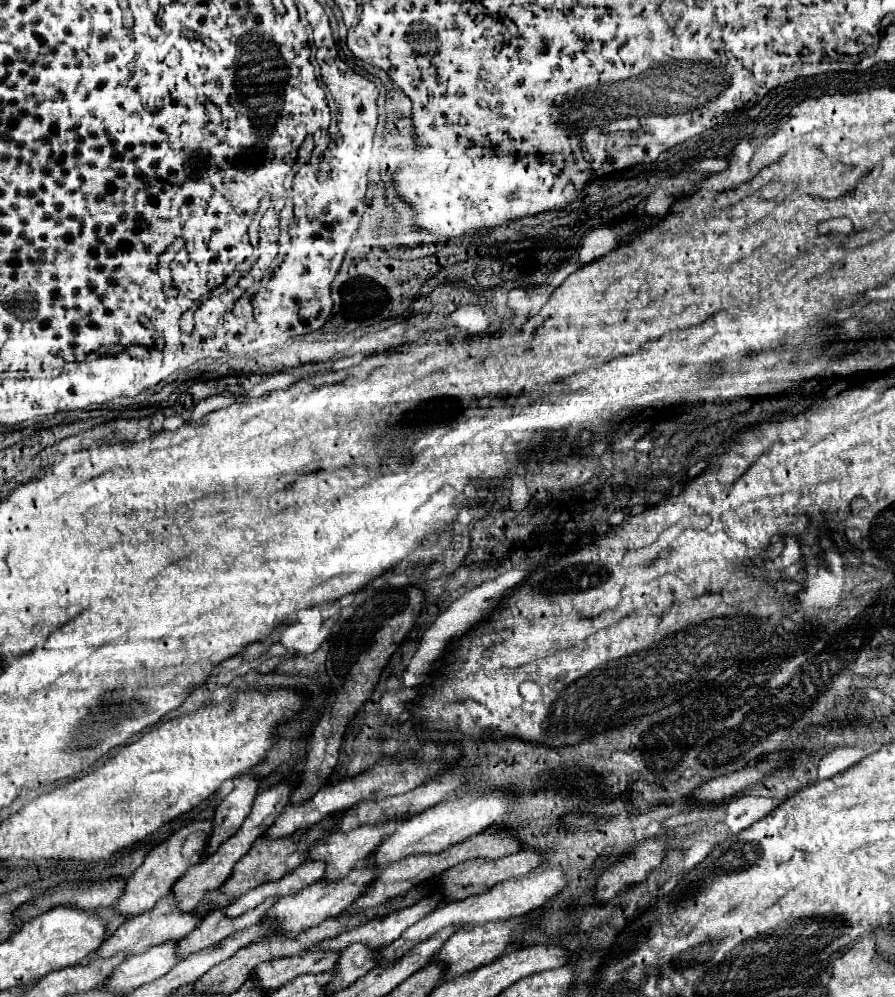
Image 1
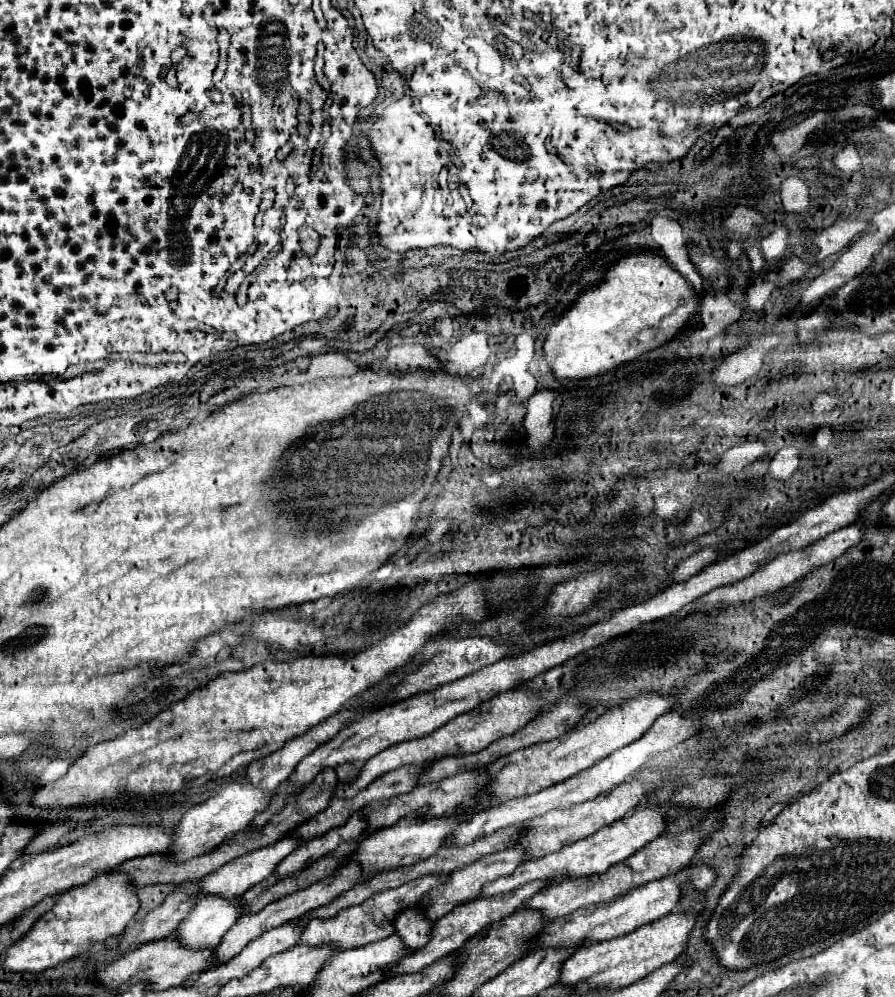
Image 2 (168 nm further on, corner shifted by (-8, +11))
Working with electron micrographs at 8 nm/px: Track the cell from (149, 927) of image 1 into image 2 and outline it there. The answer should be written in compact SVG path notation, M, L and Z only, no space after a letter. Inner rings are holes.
M294 834L294 836L286 836L286 838L280 840L280 842L268 844L268 846L264 846L264 848L258 848L258 850L252 850L252 852L248 852L248 854L244 854L244 856L234 858L232 862L228 862L226 866L222 866L220 870L216 870L216 872L212 872L212 874L208 874L206 878L200 880L204 894L208 894L208 896L210 896L210 894L242 896L248 888L252 888L252 886L258 884L260 880L268 878L268 876L276 870L276 866L278 866L288 854L292 854L292 852L298 848L298 844L300 844L300 842L298 842L298 836Z

